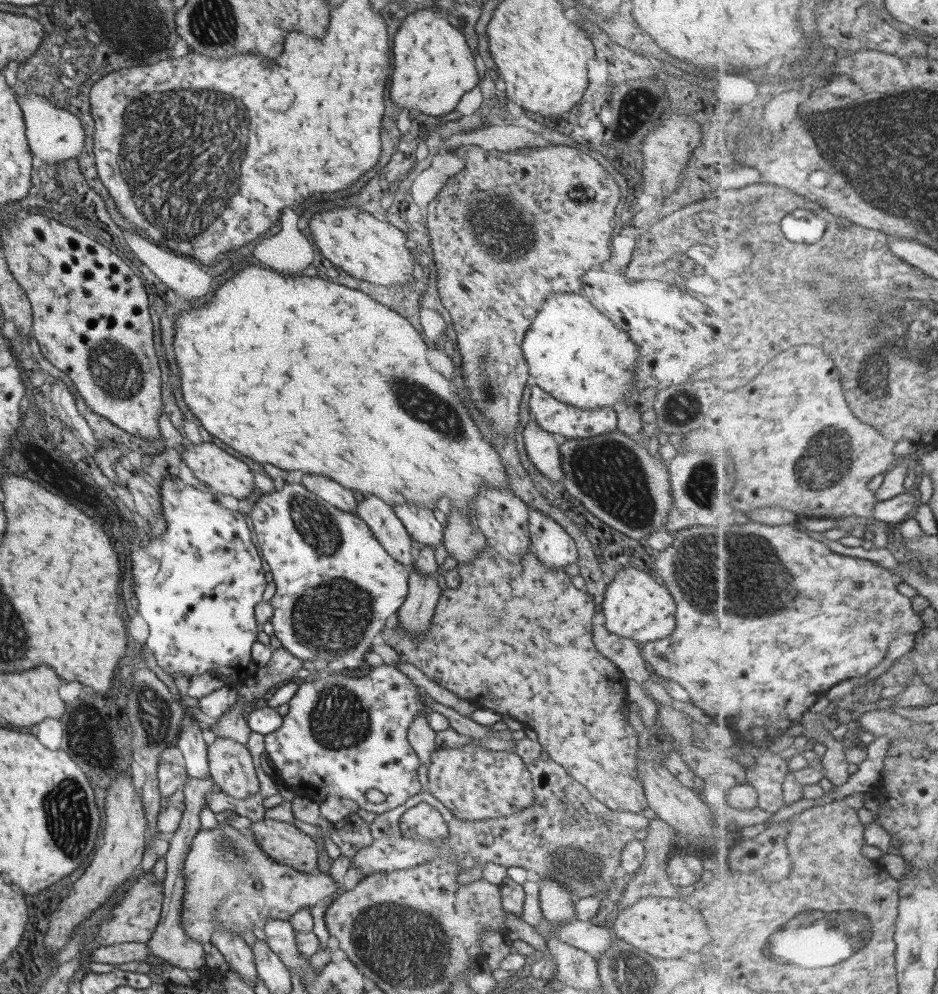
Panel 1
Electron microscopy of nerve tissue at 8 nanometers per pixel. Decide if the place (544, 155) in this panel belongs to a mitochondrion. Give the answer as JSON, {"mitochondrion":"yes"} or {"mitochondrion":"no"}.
{"mitochondrion":"no"}

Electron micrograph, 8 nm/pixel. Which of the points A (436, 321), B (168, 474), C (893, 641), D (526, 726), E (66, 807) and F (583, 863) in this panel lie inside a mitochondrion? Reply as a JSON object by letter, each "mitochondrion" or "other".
{"A":"other","B":"other","C":"other","D":"other","E":"mitochondrion","F":"mitochondrion"}

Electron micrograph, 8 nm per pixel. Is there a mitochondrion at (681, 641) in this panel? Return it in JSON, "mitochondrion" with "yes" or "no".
{"mitochondrion":"no"}

